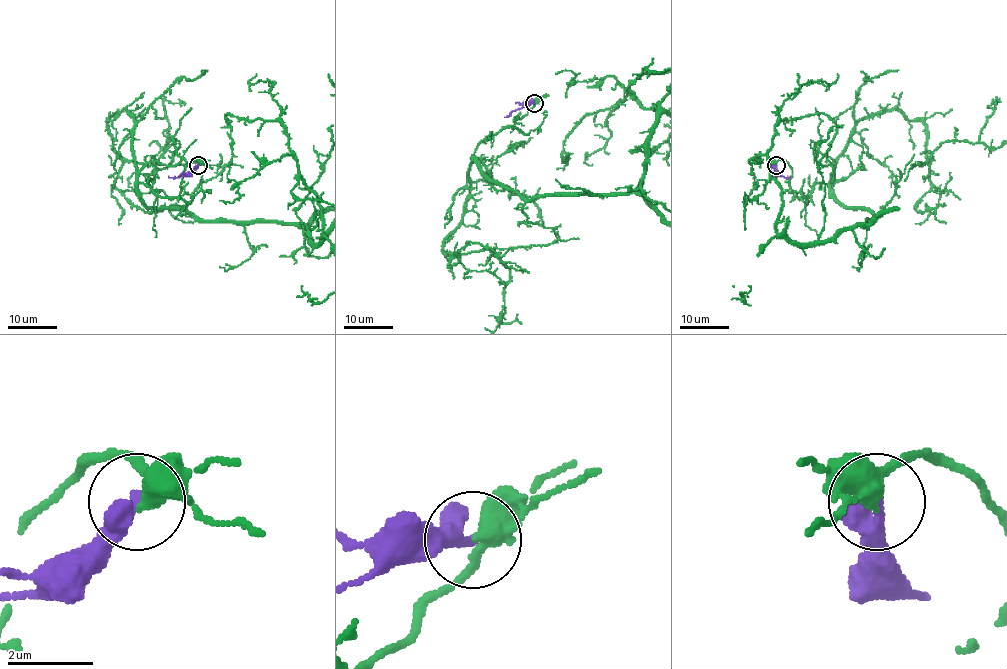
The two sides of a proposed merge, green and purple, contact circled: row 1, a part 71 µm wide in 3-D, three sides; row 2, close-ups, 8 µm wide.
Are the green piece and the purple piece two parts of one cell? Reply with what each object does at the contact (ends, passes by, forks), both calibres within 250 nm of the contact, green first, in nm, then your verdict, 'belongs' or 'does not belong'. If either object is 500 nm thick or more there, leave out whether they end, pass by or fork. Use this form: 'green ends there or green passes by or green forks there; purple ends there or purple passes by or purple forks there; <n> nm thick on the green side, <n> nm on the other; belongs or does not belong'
green passes by; purple passes by; 400 nm thick on the green side, 240 nm on the other; does not belong

